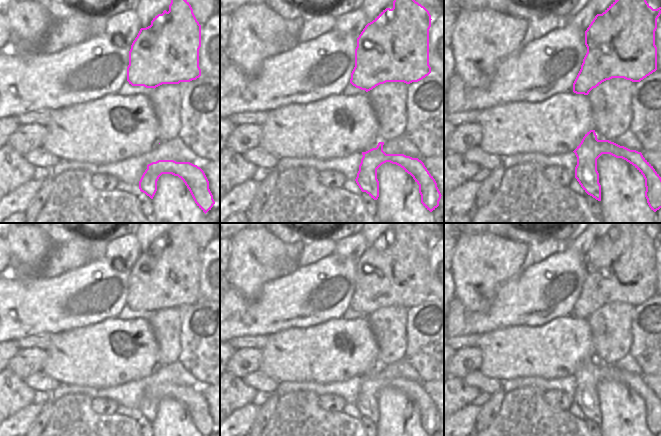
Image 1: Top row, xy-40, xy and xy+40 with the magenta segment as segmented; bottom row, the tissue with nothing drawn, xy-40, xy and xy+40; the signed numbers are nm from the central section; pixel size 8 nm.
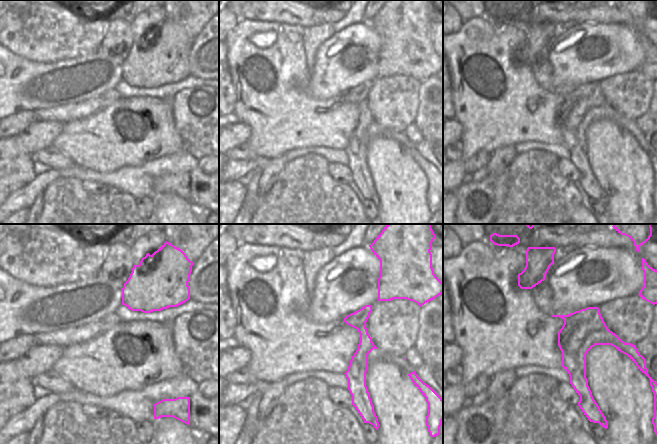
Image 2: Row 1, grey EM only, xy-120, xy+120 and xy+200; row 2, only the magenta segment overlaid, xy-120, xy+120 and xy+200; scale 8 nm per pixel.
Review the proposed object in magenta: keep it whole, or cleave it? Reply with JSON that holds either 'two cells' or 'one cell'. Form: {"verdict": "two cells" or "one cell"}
{"verdict": "two cells"}

